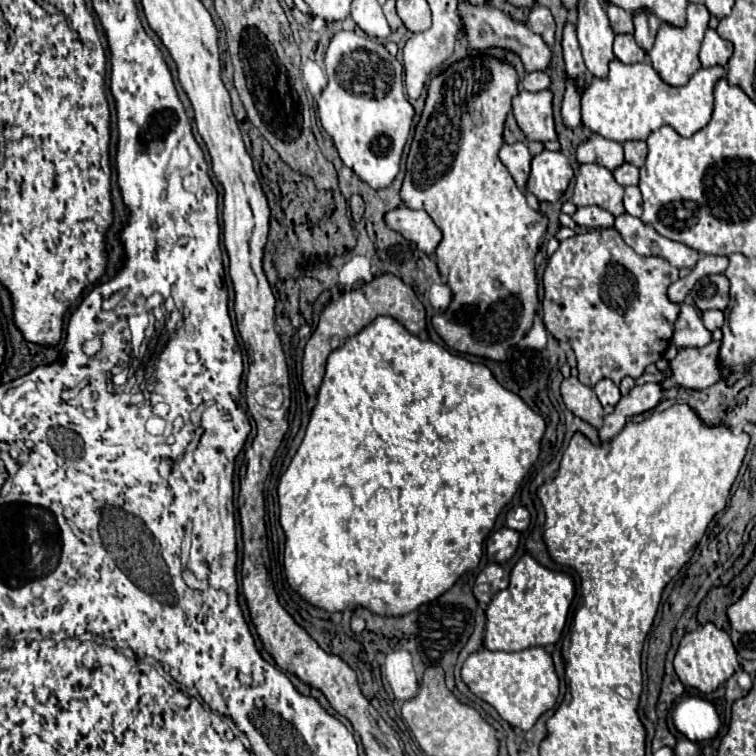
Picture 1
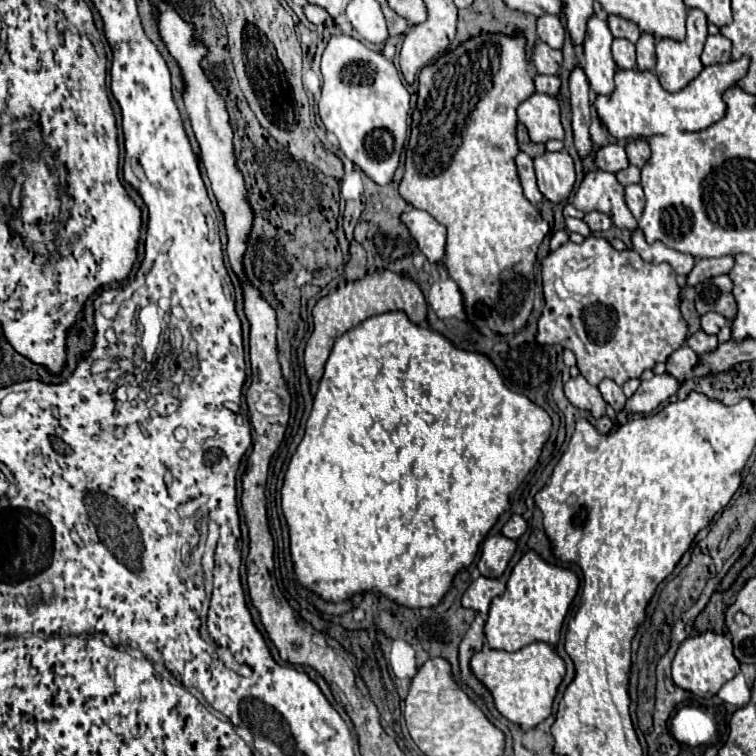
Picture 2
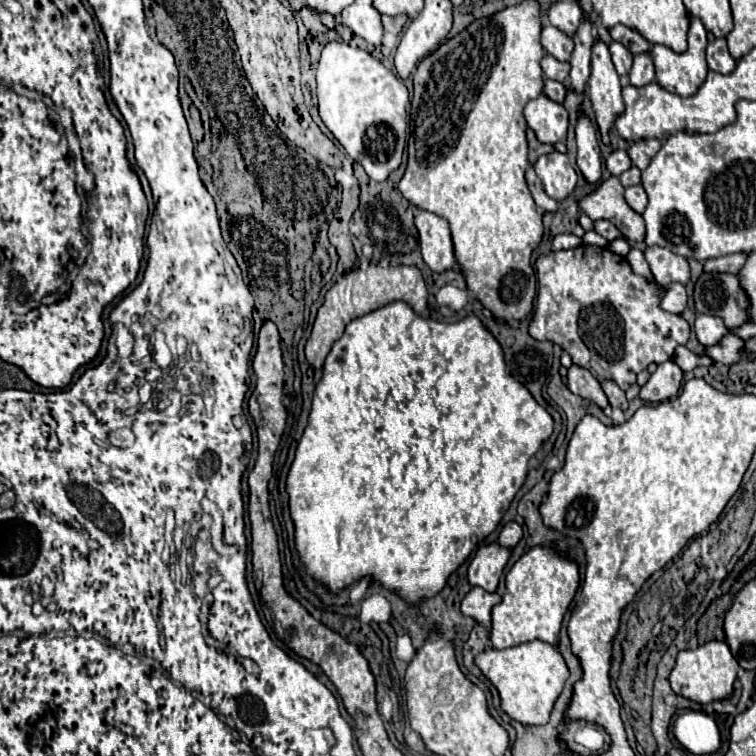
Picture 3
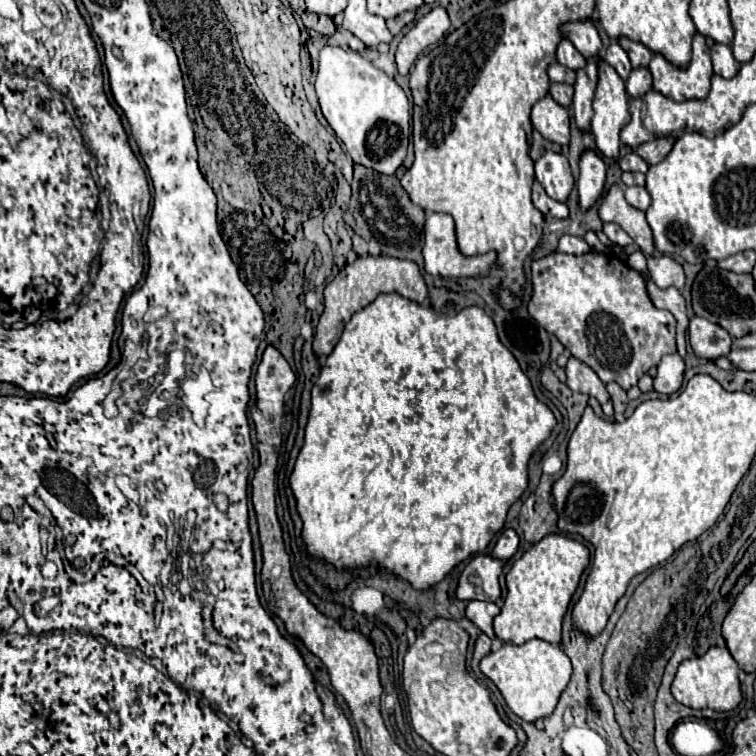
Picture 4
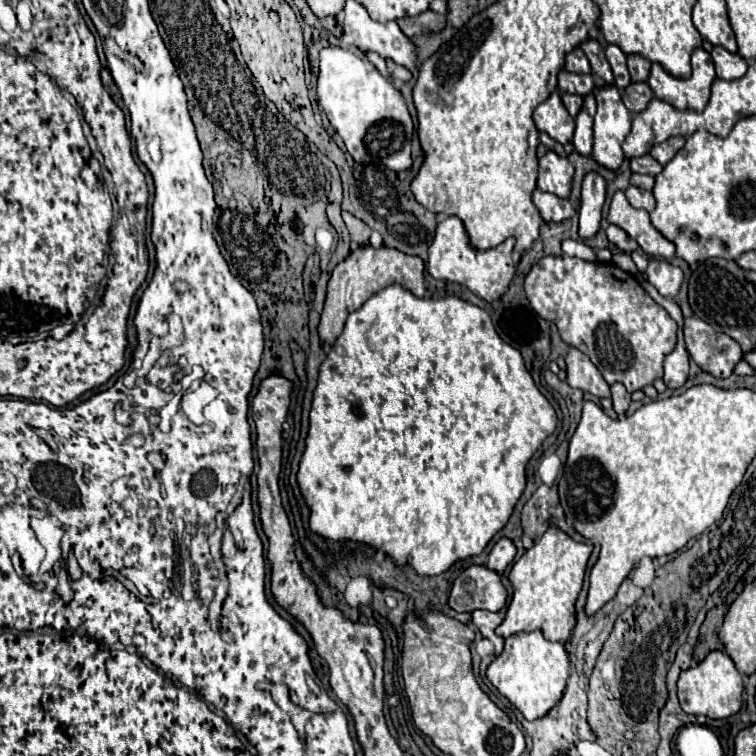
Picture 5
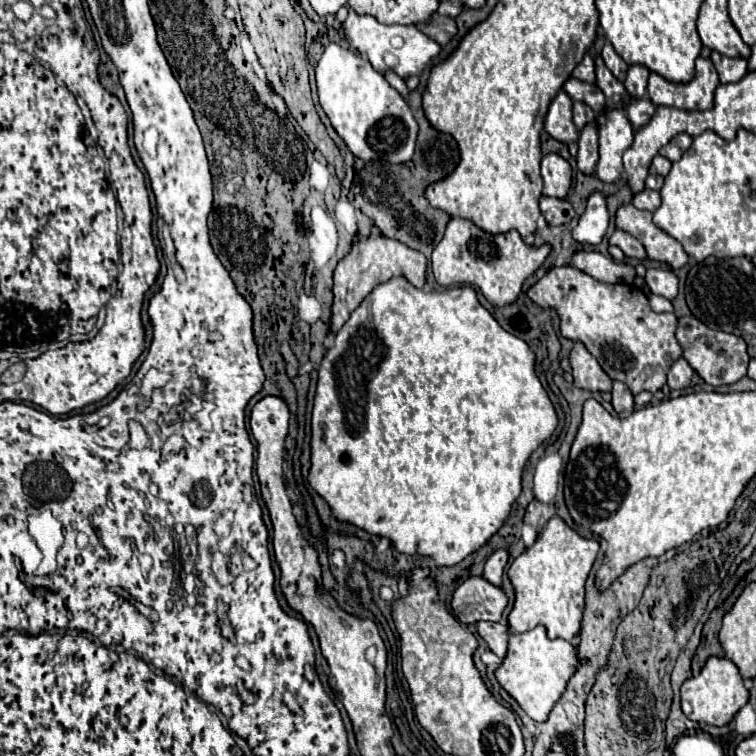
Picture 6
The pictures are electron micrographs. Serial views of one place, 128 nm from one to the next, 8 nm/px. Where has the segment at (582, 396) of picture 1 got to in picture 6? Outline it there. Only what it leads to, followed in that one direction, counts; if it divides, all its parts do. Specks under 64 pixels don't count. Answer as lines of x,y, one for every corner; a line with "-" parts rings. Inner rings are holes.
576,342
570,352
570,364
574,374
574,384
584,390
598,390
598,392
610,392
612,380
610,376
600,368
598,360
586,350
584,344

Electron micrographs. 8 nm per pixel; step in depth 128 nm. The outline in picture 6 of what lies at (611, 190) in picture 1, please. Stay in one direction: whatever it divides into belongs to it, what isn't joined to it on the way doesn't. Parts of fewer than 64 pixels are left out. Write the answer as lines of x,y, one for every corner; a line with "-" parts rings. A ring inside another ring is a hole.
626,204
618,210
616,228
638,238
644,244
648,258
664,262
670,270
678,270
690,260
690,256
684,252
678,240
674,240
664,230
654,226
652,212
642,212
634,204

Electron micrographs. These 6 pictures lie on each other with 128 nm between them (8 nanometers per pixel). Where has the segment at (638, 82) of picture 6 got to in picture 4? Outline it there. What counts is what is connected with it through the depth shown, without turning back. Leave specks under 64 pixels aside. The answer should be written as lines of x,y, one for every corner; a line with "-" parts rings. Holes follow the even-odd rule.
620,38
618,44
628,52
628,58
632,62
632,68
646,68
650,64
650,58
652,58
652,52
644,46
644,44
638,44
638,42
632,42
628,38

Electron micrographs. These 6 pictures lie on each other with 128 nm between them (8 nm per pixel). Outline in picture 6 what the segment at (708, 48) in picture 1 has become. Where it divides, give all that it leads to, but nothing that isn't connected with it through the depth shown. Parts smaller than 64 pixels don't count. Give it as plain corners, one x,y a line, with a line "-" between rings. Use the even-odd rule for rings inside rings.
712,52
710,58
714,62
714,68
716,68
722,84
738,82
746,76
746,60
744,58
728,58
728,56
722,56
720,52

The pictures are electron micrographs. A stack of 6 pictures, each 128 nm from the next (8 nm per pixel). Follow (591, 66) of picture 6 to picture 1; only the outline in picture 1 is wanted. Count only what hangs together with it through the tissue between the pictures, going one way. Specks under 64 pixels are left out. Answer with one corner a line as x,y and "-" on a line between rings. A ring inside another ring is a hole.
534,6
530,10
530,16
528,16
528,26
538,34
542,36
542,40
548,44
548,46
554,46
554,34
556,34
556,22
550,14
548,8
544,6

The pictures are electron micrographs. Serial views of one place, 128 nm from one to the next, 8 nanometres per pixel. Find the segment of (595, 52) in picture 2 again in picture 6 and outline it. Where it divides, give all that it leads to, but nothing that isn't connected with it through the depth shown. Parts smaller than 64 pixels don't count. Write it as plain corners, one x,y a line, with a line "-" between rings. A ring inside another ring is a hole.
608,110
606,124
600,128
600,160
596,176
602,182
616,182
622,176
622,154
632,146
634,128
624,110

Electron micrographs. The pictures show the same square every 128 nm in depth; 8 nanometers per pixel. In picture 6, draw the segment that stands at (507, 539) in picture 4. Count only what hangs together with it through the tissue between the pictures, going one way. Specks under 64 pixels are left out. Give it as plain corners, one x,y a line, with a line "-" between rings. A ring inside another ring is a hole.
496,550
496,552
486,560
484,578
486,578
490,584
500,586
500,584
502,584
502,572
504,572
506,562
508,562
508,552
506,552
506,550

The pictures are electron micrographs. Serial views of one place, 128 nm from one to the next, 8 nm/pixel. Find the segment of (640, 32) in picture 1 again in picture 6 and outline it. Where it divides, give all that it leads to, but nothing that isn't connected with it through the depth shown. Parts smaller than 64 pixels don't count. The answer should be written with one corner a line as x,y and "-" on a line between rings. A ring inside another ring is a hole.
634,98
626,108
626,116
634,130
648,124
648,120
652,118
652,112
656,112
656,106
648,98

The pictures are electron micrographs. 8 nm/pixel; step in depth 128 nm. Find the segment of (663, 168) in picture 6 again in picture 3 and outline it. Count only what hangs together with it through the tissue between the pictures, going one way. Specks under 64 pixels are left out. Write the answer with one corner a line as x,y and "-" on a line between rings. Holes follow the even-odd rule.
614,150
610,154
610,158
606,160
606,166
608,166
610,174
620,176
624,170
628,170
632,166
632,160
630,160
630,156
628,156
626,150

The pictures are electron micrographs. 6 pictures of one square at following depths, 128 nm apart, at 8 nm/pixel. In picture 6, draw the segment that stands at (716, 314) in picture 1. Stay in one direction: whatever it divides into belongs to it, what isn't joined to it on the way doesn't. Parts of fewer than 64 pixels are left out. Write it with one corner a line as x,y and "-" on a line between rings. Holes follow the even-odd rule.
682,316
678,320
678,330
676,338
682,346
686,362
694,368
694,372
710,386
722,386
722,384
734,384
740,378
746,376
748,370
748,350
744,344
744,338
736,334
726,334
726,332
716,332
710,330
706,324
696,320
694,316

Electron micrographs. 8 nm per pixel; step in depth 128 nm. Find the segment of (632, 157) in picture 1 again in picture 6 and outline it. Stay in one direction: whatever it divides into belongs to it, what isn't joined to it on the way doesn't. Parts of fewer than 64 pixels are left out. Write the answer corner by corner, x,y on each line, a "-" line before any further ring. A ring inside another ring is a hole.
678,134
678,136
674,136
674,138
660,150
660,154
666,156
668,160
676,162
676,160
680,160
680,156
690,148
690,144
692,144
692,136
690,136
690,134

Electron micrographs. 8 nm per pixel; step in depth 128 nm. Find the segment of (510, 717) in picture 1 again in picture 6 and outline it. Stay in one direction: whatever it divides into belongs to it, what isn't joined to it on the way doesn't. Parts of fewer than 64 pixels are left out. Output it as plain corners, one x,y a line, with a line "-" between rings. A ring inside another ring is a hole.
536,626
534,630
522,634
510,634
508,654
496,670
496,678
532,720
546,722
552,706
564,694
568,680
582,664
584,660
578,658
576,646
566,640
550,640
546,636
546,628

